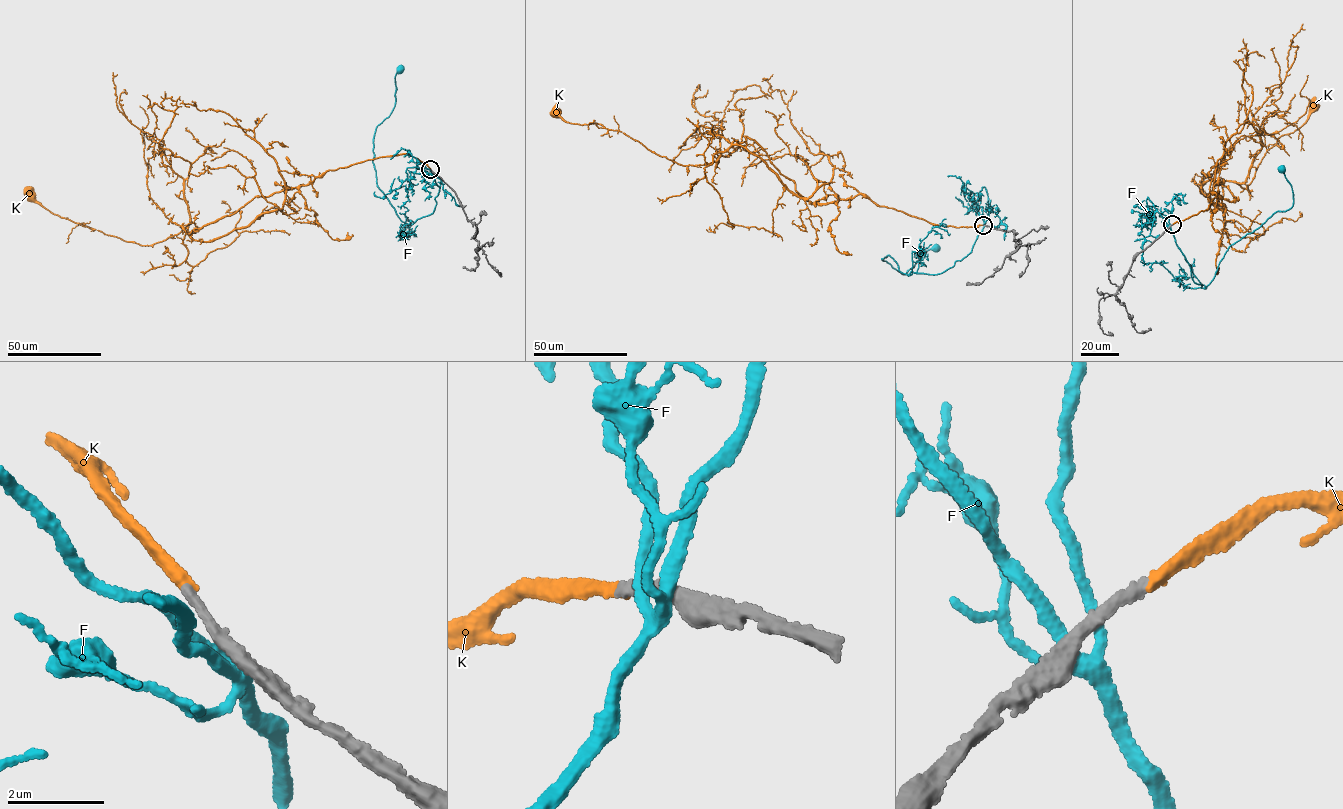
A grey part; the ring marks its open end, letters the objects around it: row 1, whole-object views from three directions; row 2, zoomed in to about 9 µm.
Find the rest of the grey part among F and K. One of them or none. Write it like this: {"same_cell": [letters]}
{"same_cell": ["K"]}

